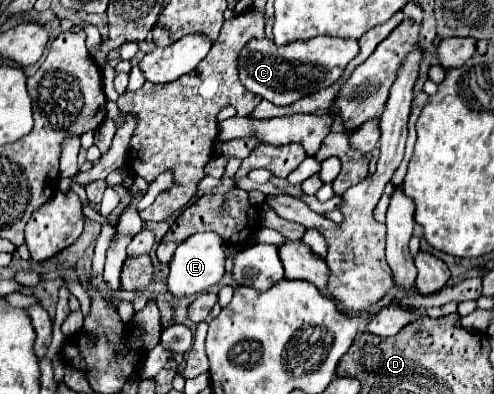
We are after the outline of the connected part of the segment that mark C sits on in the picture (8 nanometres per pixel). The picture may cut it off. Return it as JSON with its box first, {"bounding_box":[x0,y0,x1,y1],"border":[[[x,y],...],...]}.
{"bounding_box":[238,36,358,106],"border":[[[316,36],[310,40],[298,40],[296,48],[278,48],[272,40],[252,38],[238,56],[240,82],[252,94],[274,102],[276,106],[288,106],[302,96],[328,88],[342,76],[346,64],[358,54],[358,42],[352,38],[328,38]]]}

